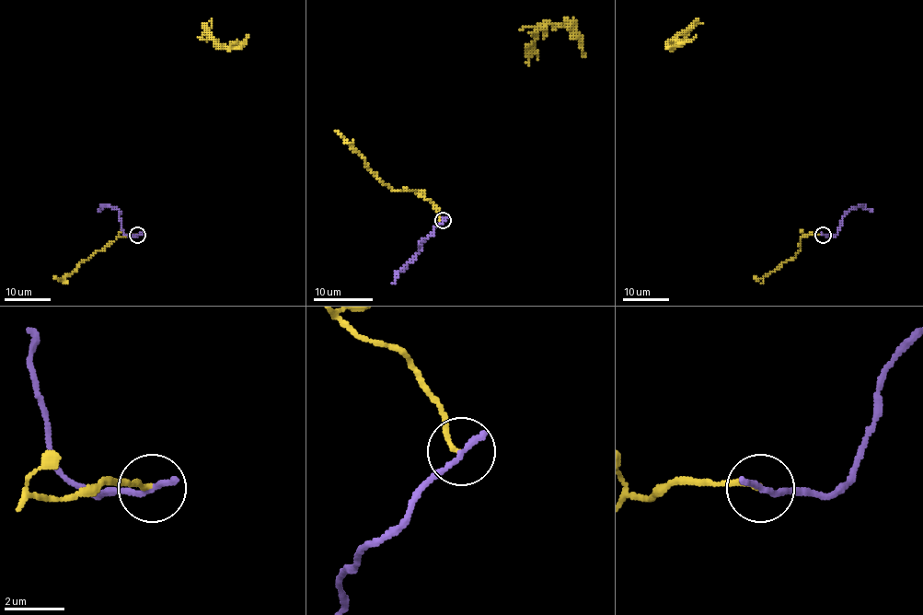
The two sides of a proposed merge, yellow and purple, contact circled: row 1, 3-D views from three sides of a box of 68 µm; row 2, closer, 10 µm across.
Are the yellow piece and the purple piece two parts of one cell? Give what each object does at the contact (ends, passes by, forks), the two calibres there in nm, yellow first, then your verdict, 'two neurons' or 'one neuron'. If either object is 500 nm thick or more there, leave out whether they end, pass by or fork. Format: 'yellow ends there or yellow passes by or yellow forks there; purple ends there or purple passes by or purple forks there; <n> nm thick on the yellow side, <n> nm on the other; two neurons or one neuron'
yellow ends there; purple ends there; 140 nm thick on the yellow side, 240 nm on the other; two neurons

